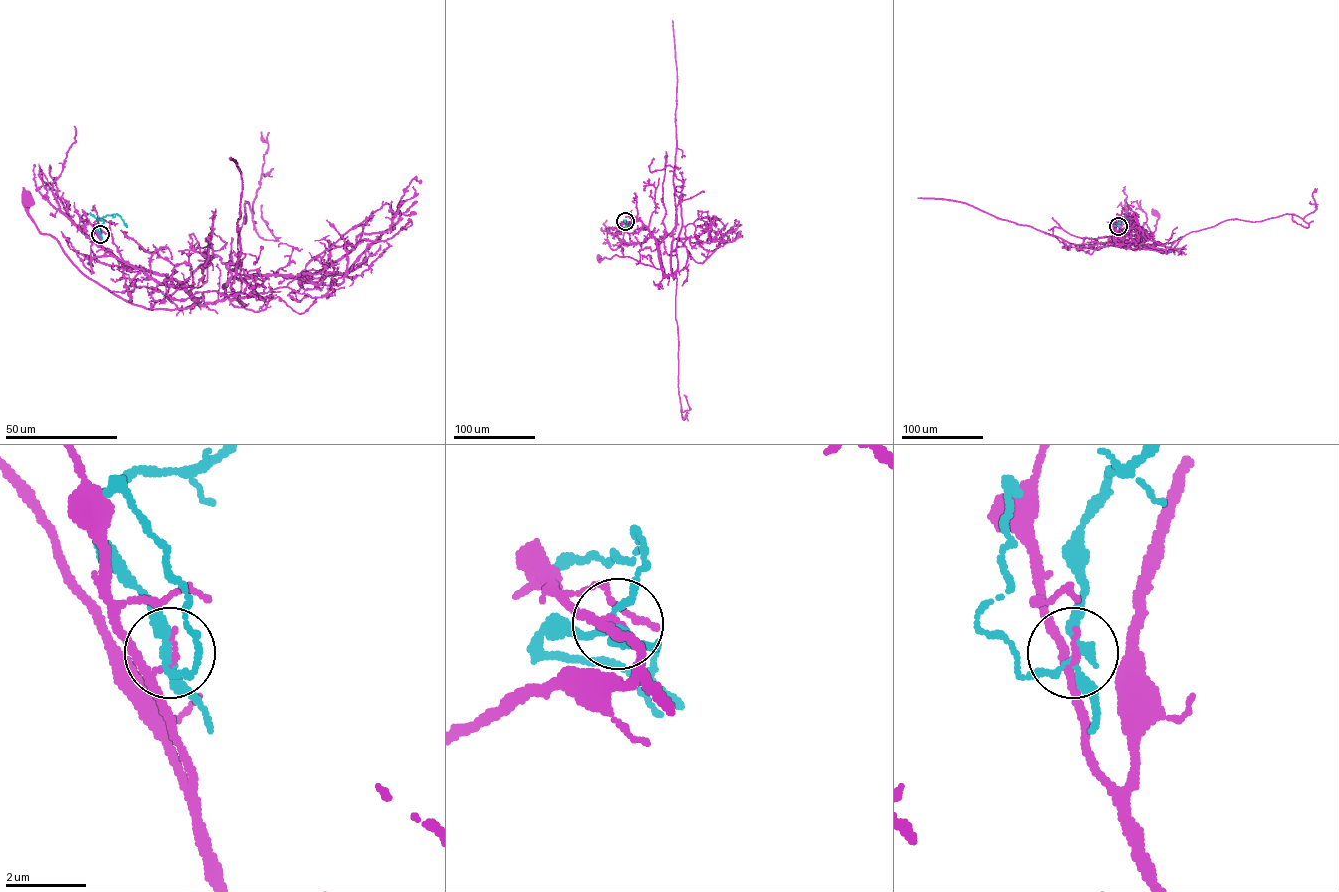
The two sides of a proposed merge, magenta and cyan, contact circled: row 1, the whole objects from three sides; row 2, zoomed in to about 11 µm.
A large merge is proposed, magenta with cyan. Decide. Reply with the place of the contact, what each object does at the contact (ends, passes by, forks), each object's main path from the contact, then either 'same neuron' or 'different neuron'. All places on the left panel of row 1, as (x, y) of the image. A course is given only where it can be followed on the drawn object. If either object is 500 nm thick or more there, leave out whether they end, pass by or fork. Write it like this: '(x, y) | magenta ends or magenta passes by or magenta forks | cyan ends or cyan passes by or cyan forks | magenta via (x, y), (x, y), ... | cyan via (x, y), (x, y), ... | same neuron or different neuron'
(100, 234) | magenta passes by | cyan forks | magenta via (100, 234), (105, 250), (181, 288), (195, 304), (146, 309), (106, 290), (37, 229), (27, 199) | cyan via (100, 234), (96, 226), (109, 215), (117, 214), (127, 227) | different neuron

